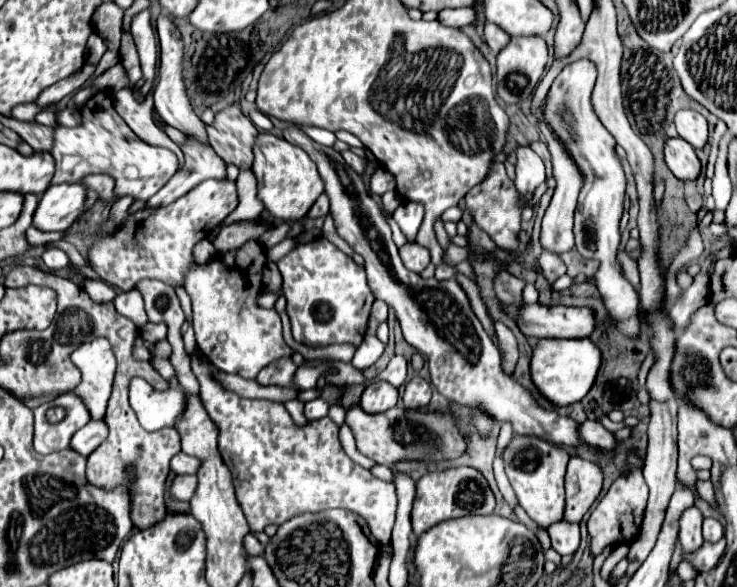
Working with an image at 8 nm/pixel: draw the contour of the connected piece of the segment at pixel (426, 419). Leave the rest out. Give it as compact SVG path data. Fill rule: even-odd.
M354 404L346 410L344 422L350 426L354 434L358 452L384 466L390 466L398 460L456 458L466 450L466 444L458 434L458 430L454 428L452 420L440 414L402 410L402 408L390 408L390 412L382 412L382 414L368 414L362 410L360 404Z

